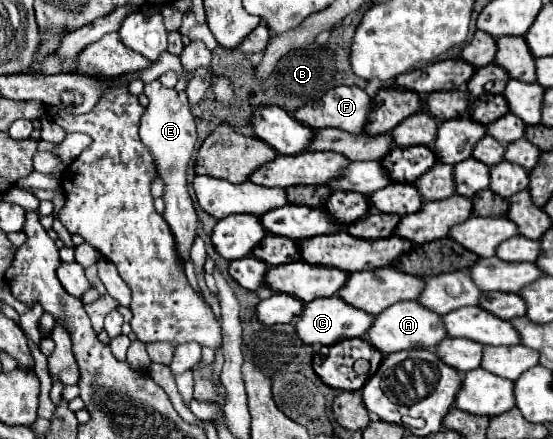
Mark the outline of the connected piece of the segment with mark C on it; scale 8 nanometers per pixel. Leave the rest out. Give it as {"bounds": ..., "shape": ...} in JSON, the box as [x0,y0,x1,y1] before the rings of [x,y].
{"bounds":[294,295,372,345],"shape":[[[334,295],[334,297],[314,299],[312,303],[306,303],[294,323],[294,329],[298,339],[302,339],[302,343],[306,345],[334,345],[344,339],[362,337],[364,331],[368,331],[370,321],[372,317],[364,315],[364,311],[356,311],[356,307],[348,307],[348,303],[344,303],[338,295]]]}

